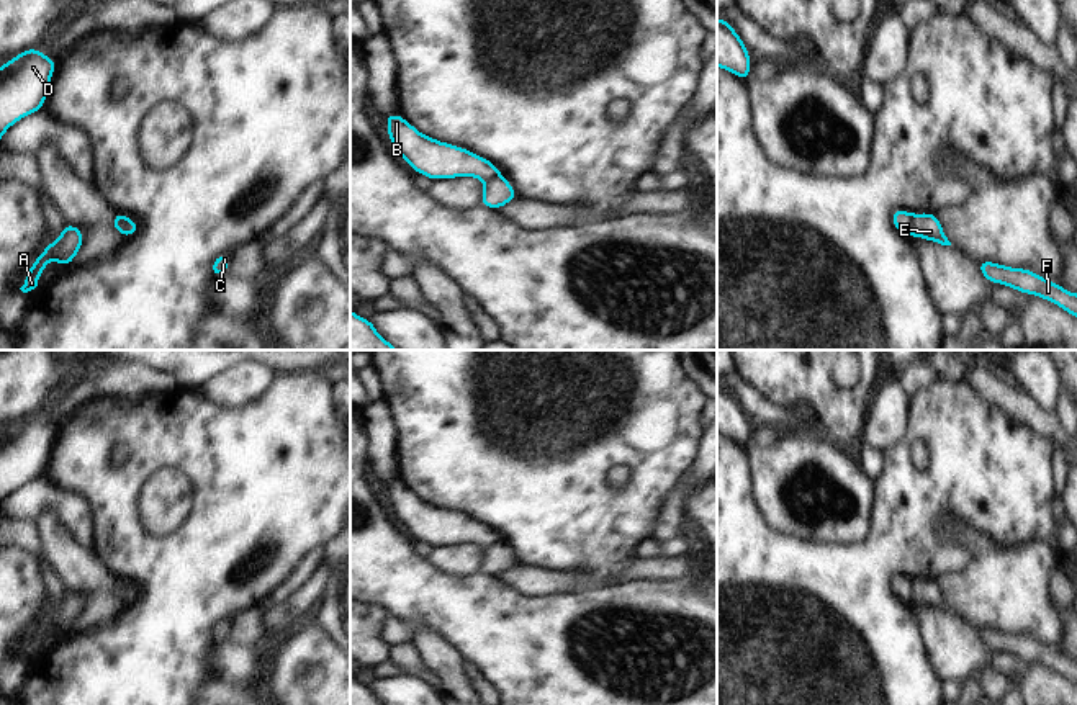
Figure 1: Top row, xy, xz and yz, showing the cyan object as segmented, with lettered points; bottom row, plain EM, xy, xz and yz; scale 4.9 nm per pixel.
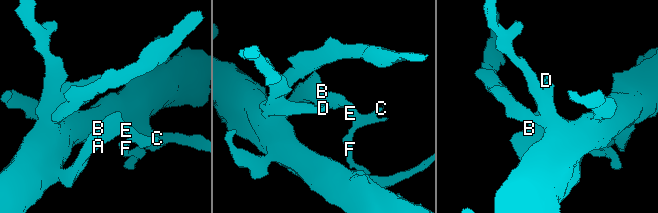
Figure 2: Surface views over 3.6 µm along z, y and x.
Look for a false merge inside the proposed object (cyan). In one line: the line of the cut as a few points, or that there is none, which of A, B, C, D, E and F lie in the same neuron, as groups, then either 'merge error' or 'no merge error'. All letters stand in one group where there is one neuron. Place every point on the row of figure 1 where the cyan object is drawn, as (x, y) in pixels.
cut in yz along (915, 216), (910, 234); A B D / C E F; merge error

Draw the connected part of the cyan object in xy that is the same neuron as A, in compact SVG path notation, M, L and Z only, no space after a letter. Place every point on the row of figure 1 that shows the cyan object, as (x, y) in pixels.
M65 224L61 236L36 257L31 268L25 273L25 285L20 288L28 293L38 286L38 281L51 258L67 268L79 254L83 242L83 232L74 224Z

